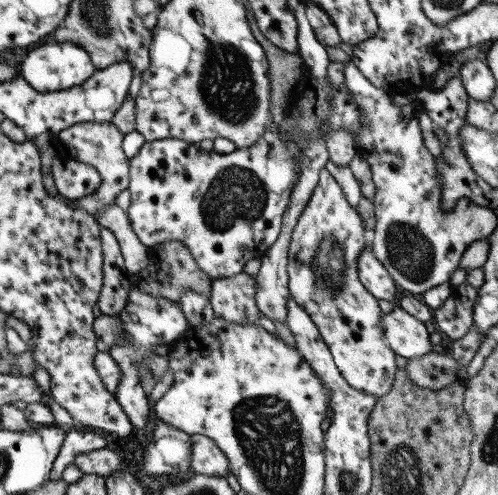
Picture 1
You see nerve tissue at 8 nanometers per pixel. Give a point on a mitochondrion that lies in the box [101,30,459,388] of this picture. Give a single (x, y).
(228, 87)

